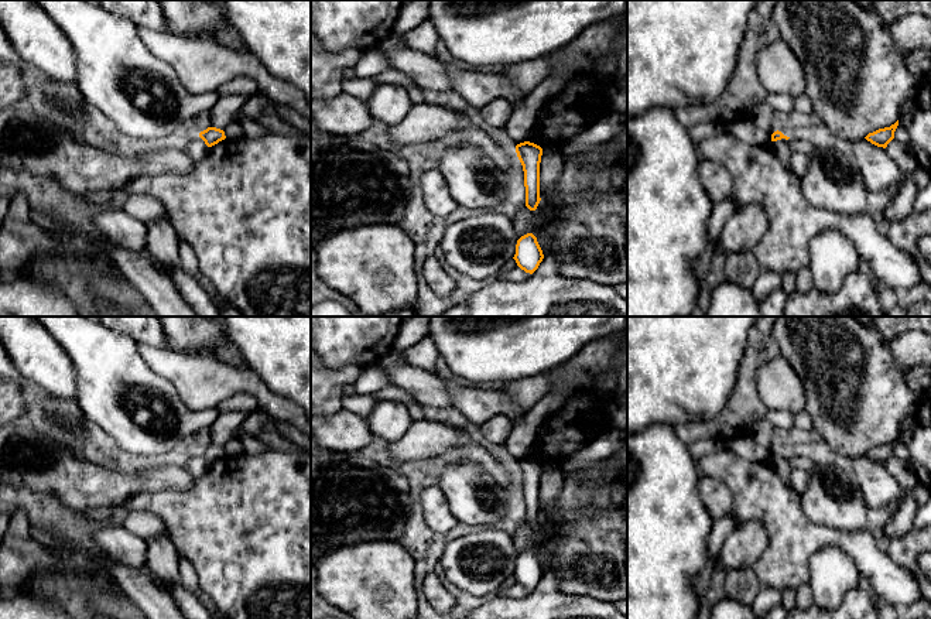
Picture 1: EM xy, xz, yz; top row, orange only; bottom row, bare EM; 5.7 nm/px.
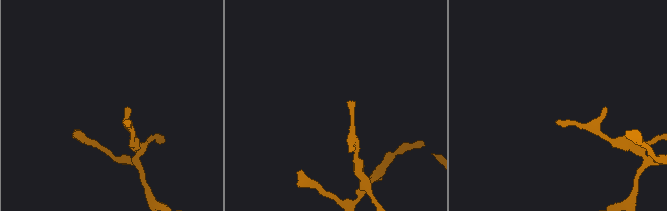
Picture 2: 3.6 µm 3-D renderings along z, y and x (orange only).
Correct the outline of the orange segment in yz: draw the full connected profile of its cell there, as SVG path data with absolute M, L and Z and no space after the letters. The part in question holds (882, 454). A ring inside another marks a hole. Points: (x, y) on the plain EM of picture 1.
M899 437L890 444L879 445L873 449L869 449L865 455L877 464L886 465L887 461L894 455L894 448L899 442Z

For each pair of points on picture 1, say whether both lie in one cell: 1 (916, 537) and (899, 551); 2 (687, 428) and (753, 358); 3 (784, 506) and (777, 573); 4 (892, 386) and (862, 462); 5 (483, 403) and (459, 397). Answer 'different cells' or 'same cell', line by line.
1: same cell
2: same cell
3: same cell
4: different cells
5: same cell

